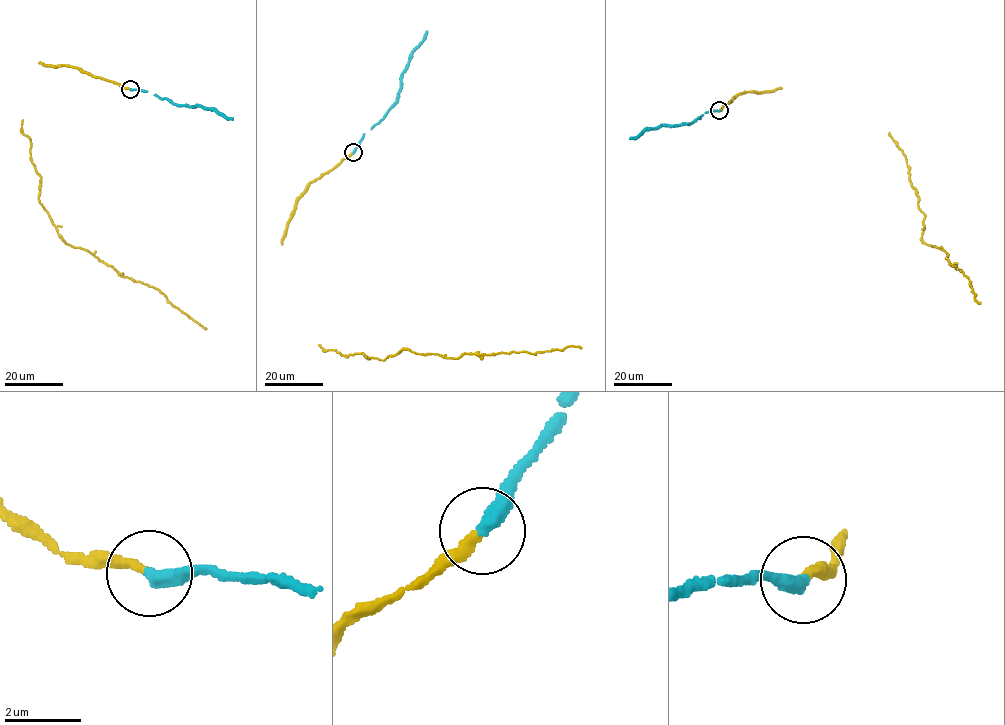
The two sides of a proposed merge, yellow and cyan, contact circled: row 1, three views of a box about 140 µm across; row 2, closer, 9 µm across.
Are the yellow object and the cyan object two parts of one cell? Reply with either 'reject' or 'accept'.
accept

